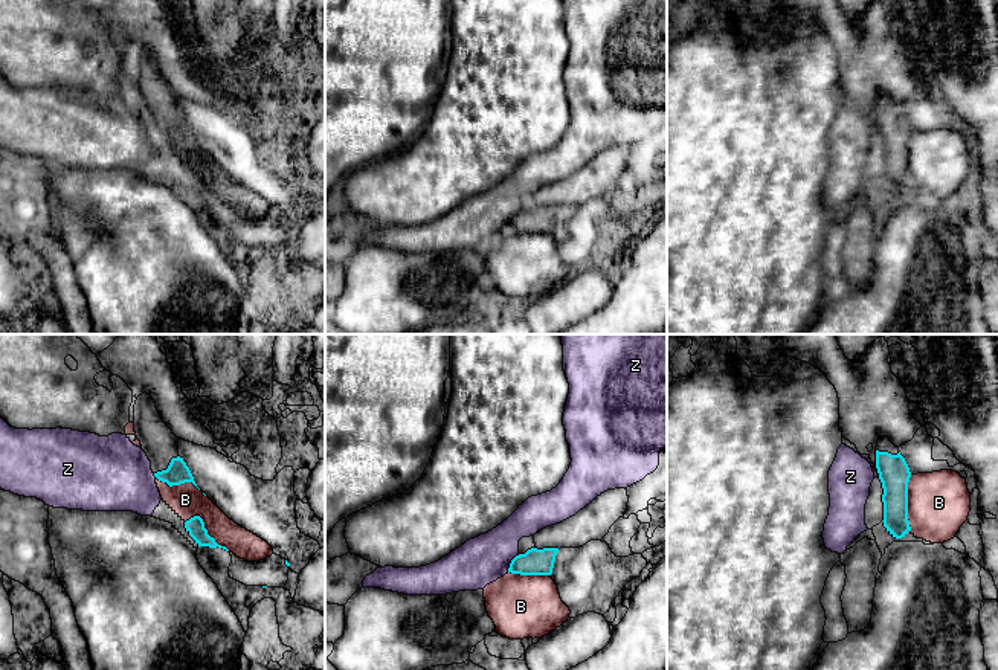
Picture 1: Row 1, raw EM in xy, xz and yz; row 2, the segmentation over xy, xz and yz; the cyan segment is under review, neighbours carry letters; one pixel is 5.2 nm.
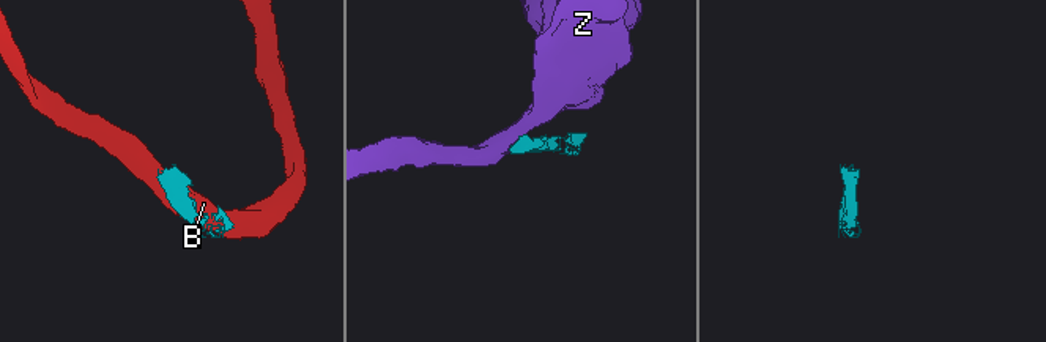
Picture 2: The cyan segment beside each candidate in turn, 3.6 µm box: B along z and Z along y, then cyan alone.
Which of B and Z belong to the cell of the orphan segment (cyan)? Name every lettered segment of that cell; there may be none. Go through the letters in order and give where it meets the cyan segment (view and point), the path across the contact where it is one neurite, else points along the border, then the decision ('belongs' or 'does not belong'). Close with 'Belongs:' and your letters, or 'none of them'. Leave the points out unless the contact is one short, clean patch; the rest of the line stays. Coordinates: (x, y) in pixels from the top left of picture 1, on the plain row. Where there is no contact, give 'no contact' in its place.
B: meets cyan in yz at (907, 161); does not belong
Z: meets cyan in xz at (511, 220); border along xz (519, 212), (511, 219), (507, 229); does not belong
Belongs: none of them

